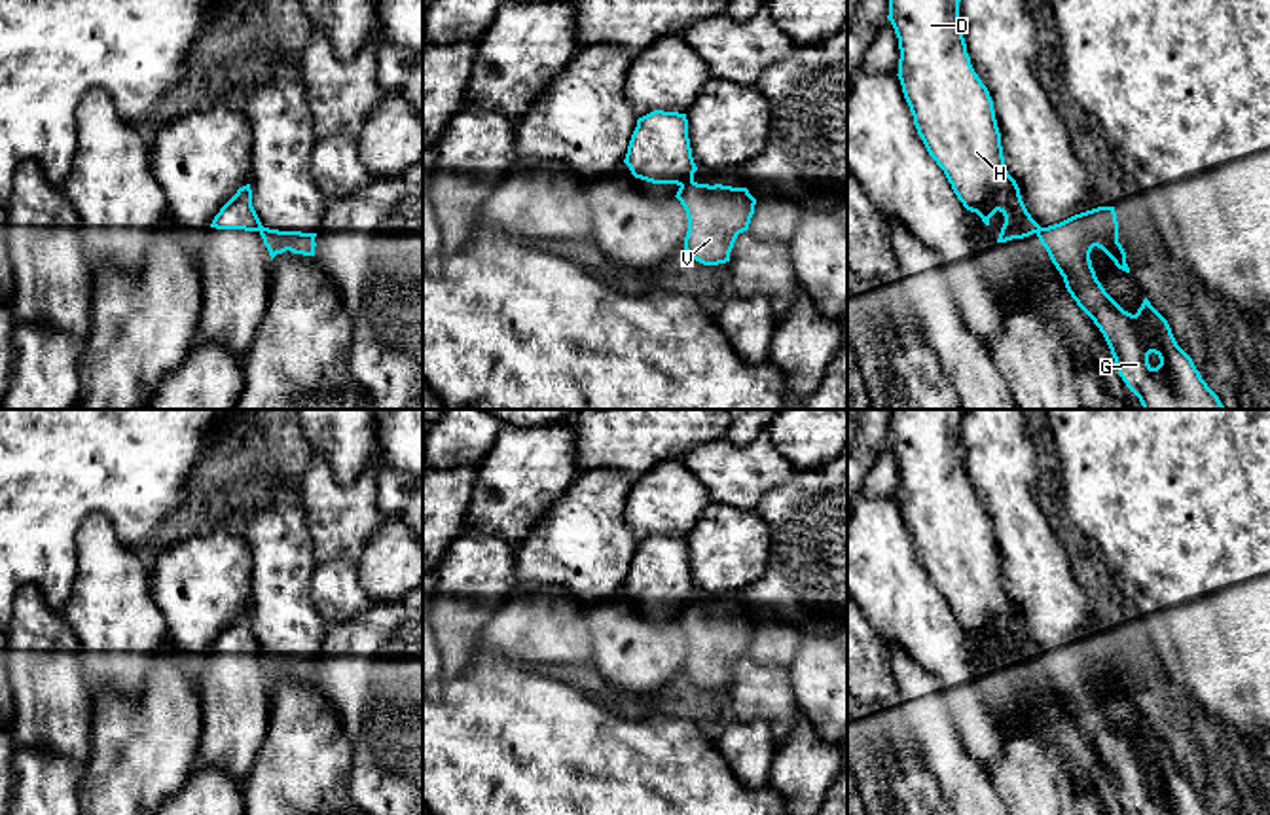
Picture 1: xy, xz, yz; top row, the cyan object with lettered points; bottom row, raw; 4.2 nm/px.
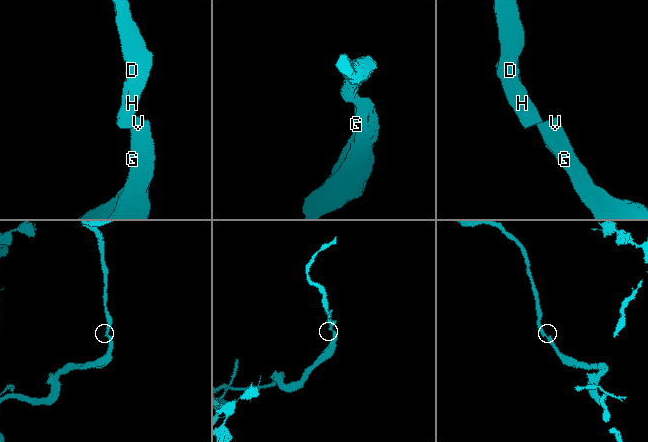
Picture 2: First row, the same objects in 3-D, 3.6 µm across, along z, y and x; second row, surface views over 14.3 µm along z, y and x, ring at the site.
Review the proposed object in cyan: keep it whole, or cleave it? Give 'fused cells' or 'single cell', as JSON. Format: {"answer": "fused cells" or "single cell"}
{"answer": "fused cells"}

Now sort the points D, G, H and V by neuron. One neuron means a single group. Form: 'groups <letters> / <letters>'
groups D H / G V

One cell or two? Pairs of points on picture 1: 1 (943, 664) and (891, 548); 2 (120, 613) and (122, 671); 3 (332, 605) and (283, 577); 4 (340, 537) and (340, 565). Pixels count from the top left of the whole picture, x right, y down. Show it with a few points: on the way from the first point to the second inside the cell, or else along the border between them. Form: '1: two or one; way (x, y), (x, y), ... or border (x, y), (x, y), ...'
1: one; way (931, 635), (895, 596), (891, 577)
2: one; way (120, 628), (120, 656)
3: two; border (315, 563), (311, 601), (328, 624)
4: two; border (357, 560), (336, 554), (317, 563)

